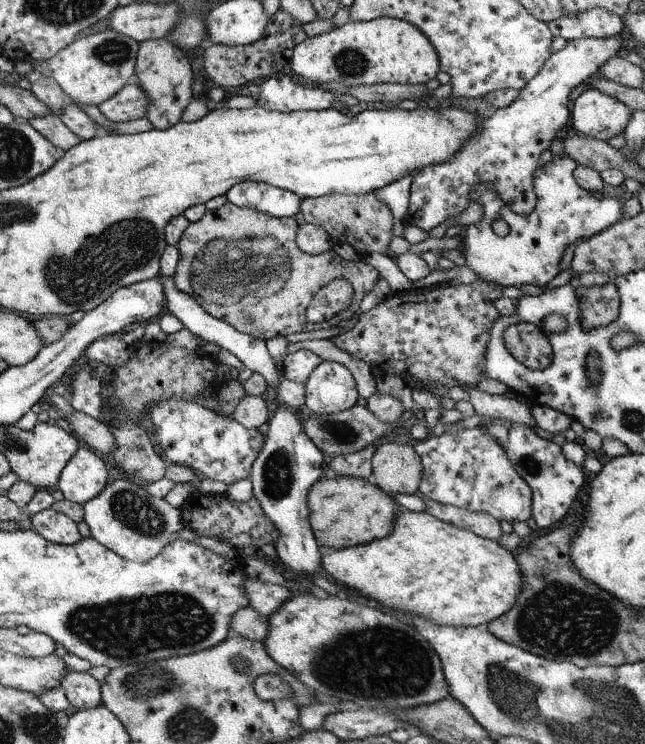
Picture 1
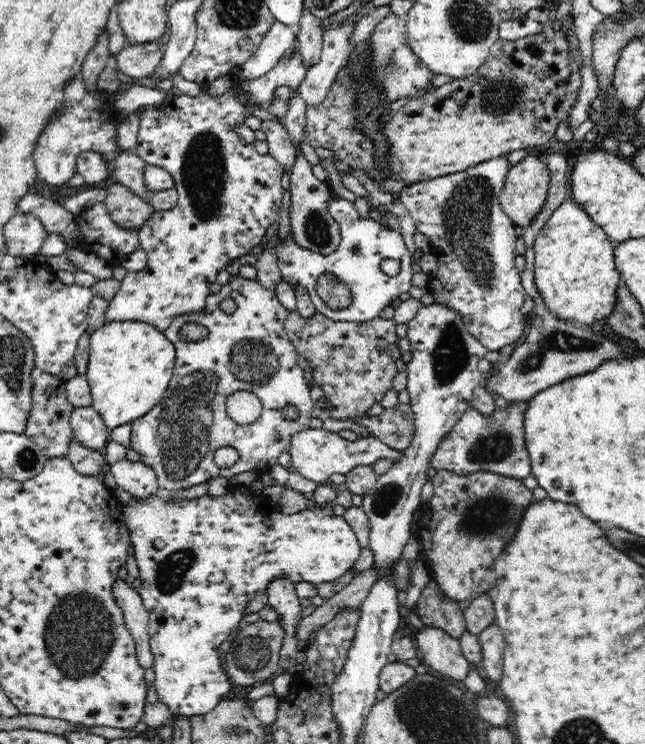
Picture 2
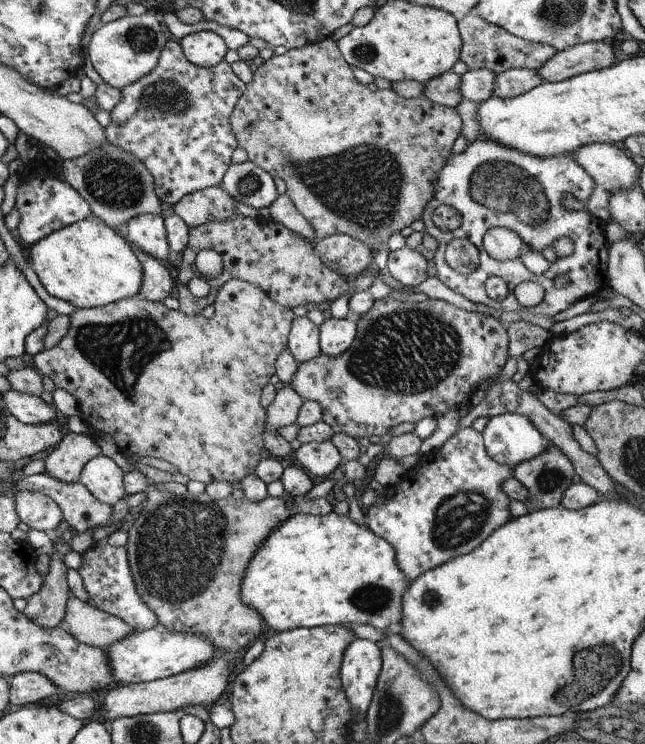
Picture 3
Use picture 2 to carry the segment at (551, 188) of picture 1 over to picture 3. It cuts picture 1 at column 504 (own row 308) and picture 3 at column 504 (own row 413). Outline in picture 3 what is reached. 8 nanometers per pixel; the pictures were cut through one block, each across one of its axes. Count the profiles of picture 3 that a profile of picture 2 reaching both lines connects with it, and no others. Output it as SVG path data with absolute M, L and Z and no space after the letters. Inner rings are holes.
M477 134L463 152L450 153L449 158L443 162L435 178L435 194L431 194L431 200L421 212L423 232L435 238L439 247L432 258L437 279L449 290L475 304L492 308L497 314L522 310L552 317L574 302L597 294L608 286L606 264L609 245L604 235L604 224L587 210L579 208L579 201L589 198L593 186L593 179L571 155L537 158L515 148L499 146L499 142ZM441 205L450 206L461 215L461 222L455 230L443 232L434 225L434 210ZM495 227L512 230L519 235L524 249L540 252L548 263L547 270L534 275L523 266L519 257L505 261L491 258L483 250L482 238L486 230ZM453 239L468 240L477 248L478 263L473 272L463 274L447 266L441 253L447 242ZM557 274L569 276L569 284L565 288L553 288L551 278ZM489 276L497 276L506 284L507 294L500 302L485 295L483 282ZM523 280L536 282L543 289L541 302L537 306L524 308L517 304L513 288Z

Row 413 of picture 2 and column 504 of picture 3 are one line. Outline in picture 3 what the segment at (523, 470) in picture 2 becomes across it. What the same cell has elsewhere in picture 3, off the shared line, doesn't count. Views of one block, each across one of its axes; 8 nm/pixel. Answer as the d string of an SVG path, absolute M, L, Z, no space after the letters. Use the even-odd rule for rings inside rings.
M472 426L463 427L439 450L430 456L424 456L403 475L397 486L381 488L375 486L375 492L381 494L379 506L369 506L363 510L364 524L371 534L383 538L395 552L395 566L403 572L403 578L413 580L423 572L463 556L480 546L494 530L503 526L510 518L508 505L511 499L503 492L503 480L511 478L512 468L507 464L493 462L485 452L482 434Z

